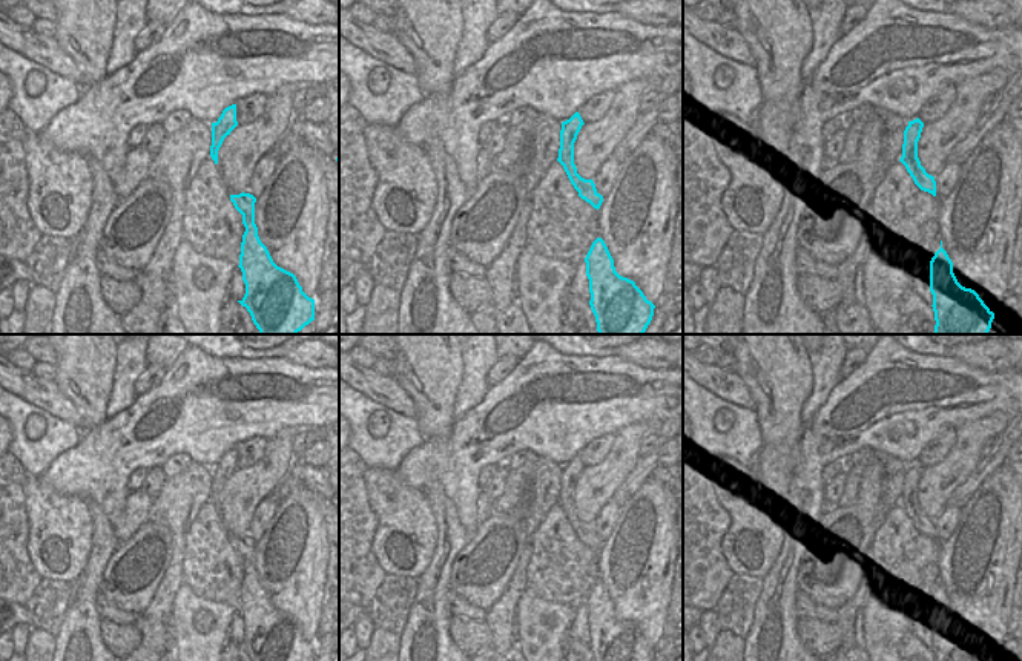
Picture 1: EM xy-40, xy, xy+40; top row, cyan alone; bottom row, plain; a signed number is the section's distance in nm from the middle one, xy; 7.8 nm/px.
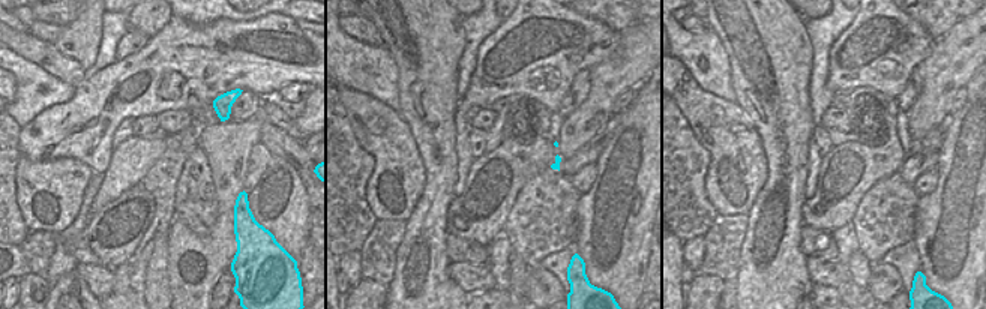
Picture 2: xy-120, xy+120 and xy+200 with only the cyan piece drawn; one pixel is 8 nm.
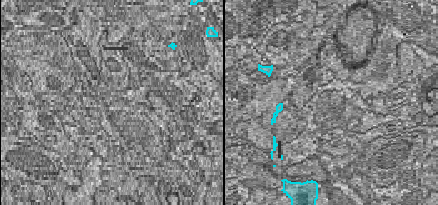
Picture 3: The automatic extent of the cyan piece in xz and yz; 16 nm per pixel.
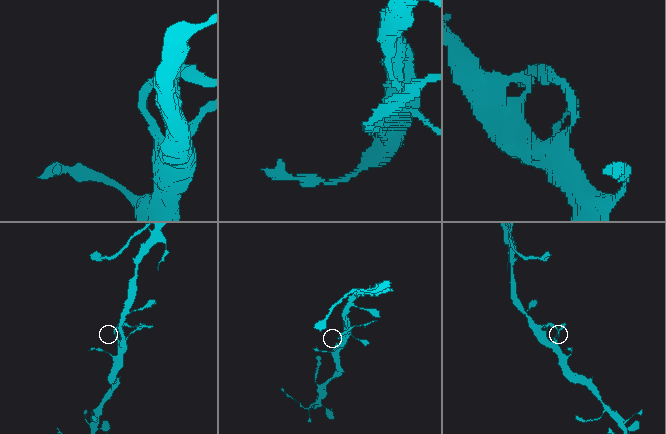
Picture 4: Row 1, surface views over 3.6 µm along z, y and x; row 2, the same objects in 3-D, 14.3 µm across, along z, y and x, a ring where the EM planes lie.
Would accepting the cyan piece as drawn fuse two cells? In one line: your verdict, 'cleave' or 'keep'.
cleave

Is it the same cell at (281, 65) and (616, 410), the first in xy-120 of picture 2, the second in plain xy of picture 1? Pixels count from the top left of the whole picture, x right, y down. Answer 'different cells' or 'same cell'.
same cell

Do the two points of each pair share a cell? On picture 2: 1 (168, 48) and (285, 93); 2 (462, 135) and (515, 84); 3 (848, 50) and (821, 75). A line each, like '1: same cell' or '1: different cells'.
1: different cells
2: same cell
3: different cells

